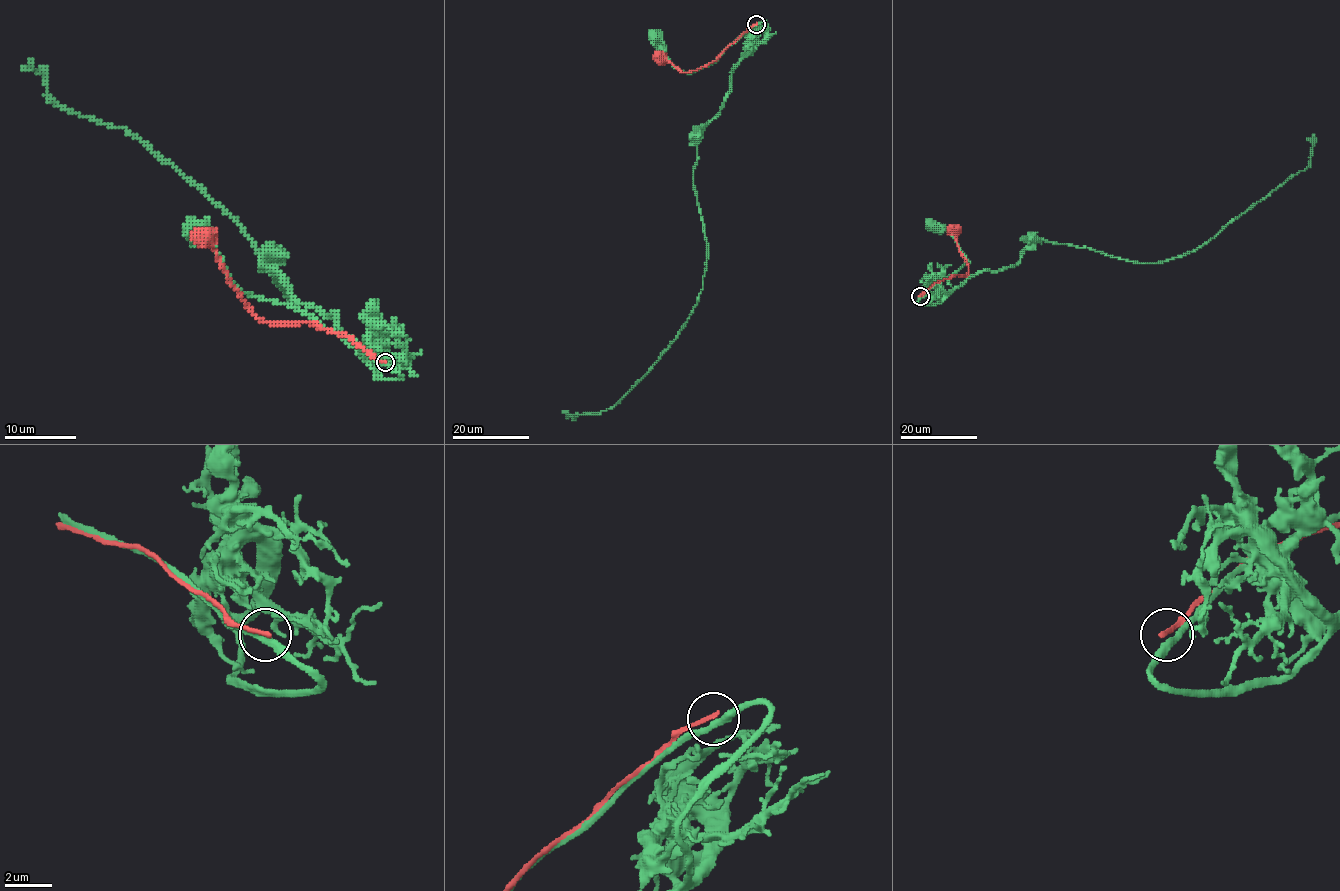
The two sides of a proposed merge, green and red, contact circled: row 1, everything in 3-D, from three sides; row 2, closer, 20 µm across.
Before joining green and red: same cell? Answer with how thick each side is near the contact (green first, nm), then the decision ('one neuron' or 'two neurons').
calibres 280 and 200 nm; two neurons

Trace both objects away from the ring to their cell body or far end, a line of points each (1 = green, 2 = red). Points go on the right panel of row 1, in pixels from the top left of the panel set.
1: (921, 296), (932, 285), (969, 262), (947, 231), (931, 226)
2: (920, 296), (936, 282), (967, 274), (969, 265), (959, 251), (958, 231), (955, 229)

